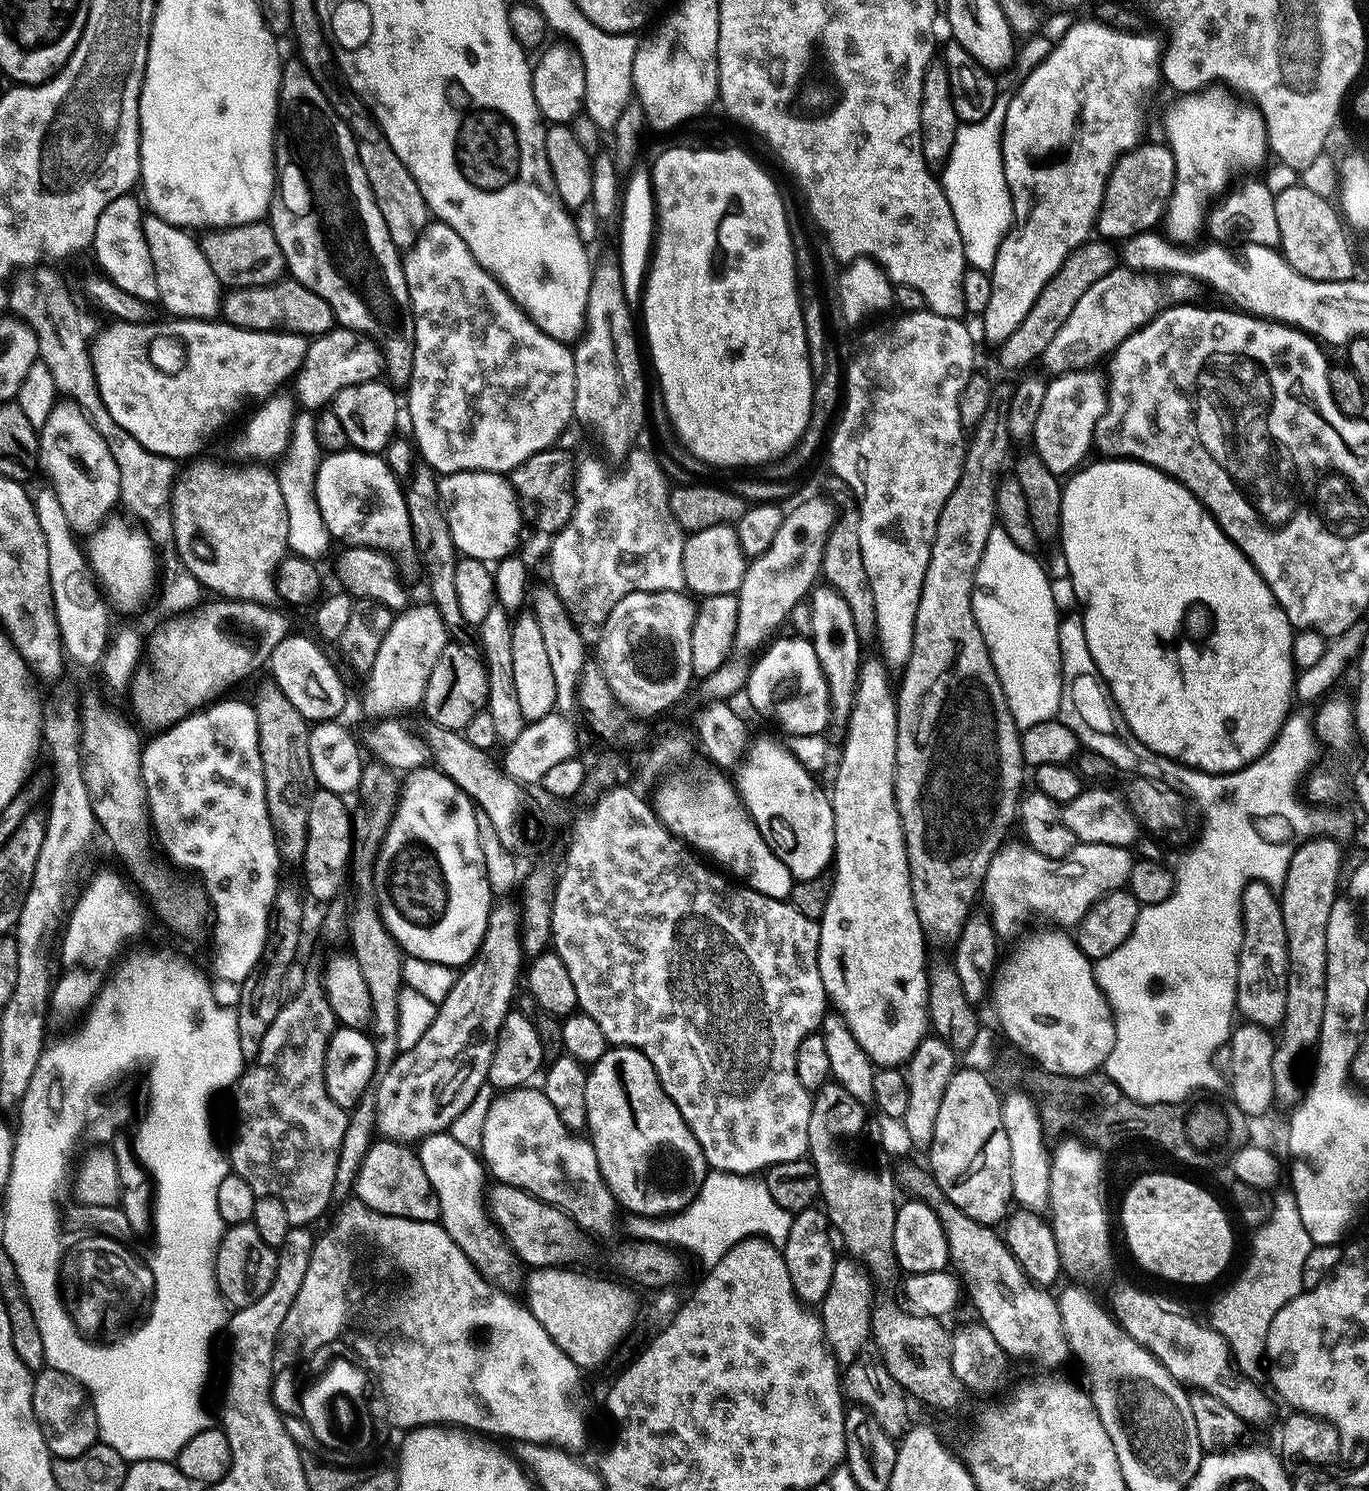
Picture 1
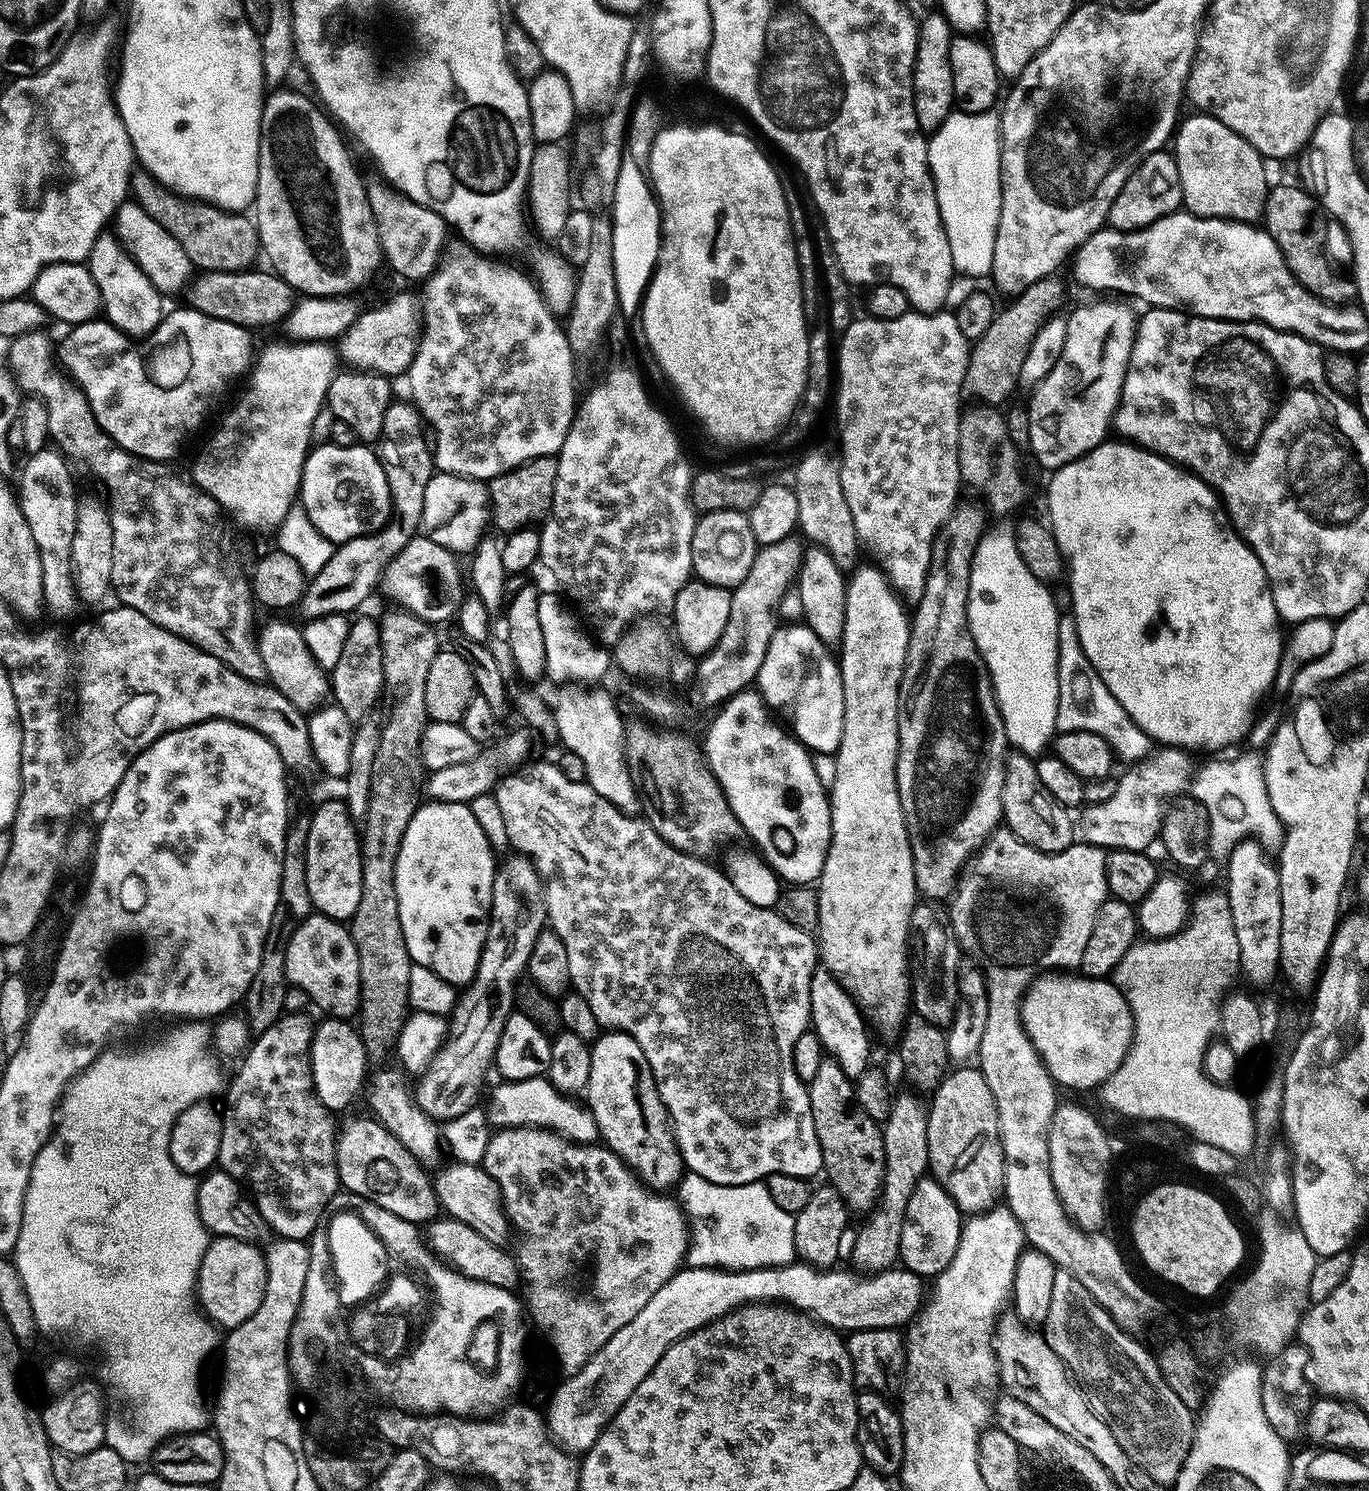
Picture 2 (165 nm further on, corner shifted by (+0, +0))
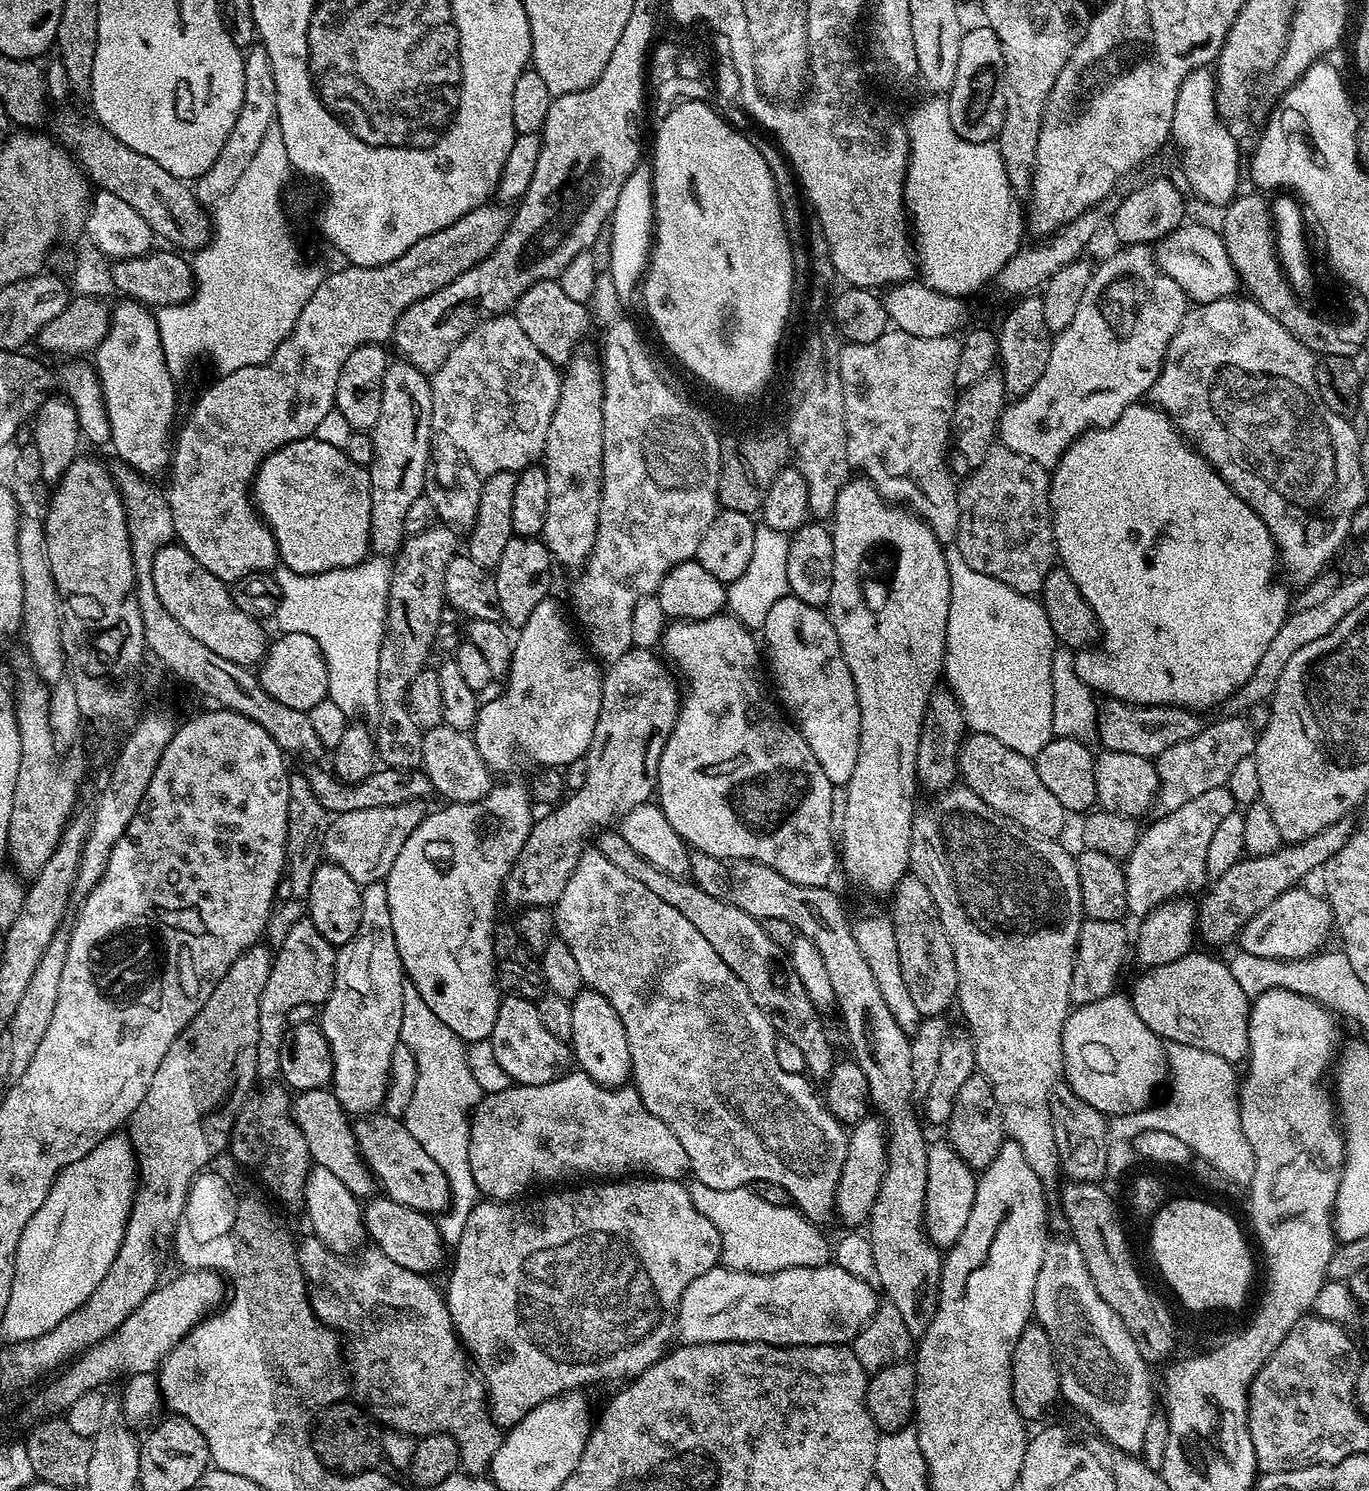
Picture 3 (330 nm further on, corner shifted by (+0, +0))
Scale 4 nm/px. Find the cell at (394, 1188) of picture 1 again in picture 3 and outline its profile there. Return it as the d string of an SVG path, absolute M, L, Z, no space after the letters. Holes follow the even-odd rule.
M315 1088L296 1092L292 1101L292 1116L306 1138L306 1146L310 1150L315 1167L330 1170L330 1174L334 1174L334 1178L338 1178L338 1182L342 1182L342 1186L346 1186L346 1190L350 1190L358 1198L371 1197L377 1191L378 1181L361 1158L356 1145L353 1121L331 1090Z

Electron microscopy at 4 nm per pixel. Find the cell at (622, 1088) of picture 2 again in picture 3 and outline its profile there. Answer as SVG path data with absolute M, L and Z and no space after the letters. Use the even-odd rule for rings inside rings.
M590 987L581 988L570 1002L572 1005L572 1038L570 1052L579 1071L586 1073L603 1088L619 1088L629 1083L632 1074L630 1046L626 1042L626 1026L618 1018L618 1010Z

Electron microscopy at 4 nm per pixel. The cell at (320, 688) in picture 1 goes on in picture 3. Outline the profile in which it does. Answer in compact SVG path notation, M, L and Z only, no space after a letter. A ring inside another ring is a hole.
M179 542L162 546L154 558L152 567L155 593L158 602L166 606L166 614L202 642L202 646L214 650L218 658L226 658L230 664L240 664L243 668L251 669L264 659L266 639L261 621L255 620L250 614L242 614L238 606L234 606L234 598L229 585L219 580L202 562L198 562L182 547Z

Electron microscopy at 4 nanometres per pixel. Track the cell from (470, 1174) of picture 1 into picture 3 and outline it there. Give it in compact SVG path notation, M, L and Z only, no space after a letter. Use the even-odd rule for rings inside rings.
M387 883L363 885L360 893L362 919L354 938L336 948L334 982L318 1012L318 1023L332 1055L330 1090L345 1112L356 1118L375 1113L384 1103L390 1058L400 1044L402 990L406 983L398 942L394 942Z

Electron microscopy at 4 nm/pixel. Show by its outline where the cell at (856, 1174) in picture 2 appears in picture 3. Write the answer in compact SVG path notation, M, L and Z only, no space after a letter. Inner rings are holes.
M601 829L595 840L595 849L618 867L618 870L623 870L630 878L637 879L642 886L646 886L658 895L658 898L678 909L684 918L693 923L694 928L717 951L722 962L735 972L746 990L750 991L754 1004L770 1018L777 1033L789 1037L790 1042L801 1048L809 1077L813 1081L822 1082L833 1068L836 1054L820 1020L821 1013L810 1002L805 986L794 971L791 955L767 937L763 923L744 910L714 898L691 880L658 870L653 863L646 862L646 858L631 849L617 829Z

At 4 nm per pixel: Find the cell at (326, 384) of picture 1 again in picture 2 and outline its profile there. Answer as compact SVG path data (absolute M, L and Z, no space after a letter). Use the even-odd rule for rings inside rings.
M400 292L385 304L361 313L359 319L346 330L338 341L345 365L356 370L376 372L389 378L403 377L416 358L424 331L422 300L412 292Z

